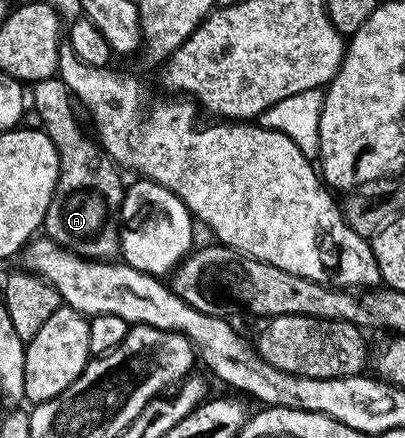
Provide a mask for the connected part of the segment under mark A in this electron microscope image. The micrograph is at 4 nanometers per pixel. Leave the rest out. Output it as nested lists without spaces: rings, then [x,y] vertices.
[[[42,79],[33,84],[32,91],[34,111],[42,122],[39,123],[41,130],[56,145],[60,161],[56,189],[48,205],[44,224],[45,238],[60,245],[65,251],[81,255],[83,259],[113,260],[119,254],[117,230],[102,230],[105,229],[110,214],[113,211],[115,214],[122,205],[124,182],[118,176],[119,168],[114,165],[102,167],[102,155],[98,152],[97,145],[82,132],[82,127],[74,116],[75,104],[71,93],[62,79]]]

